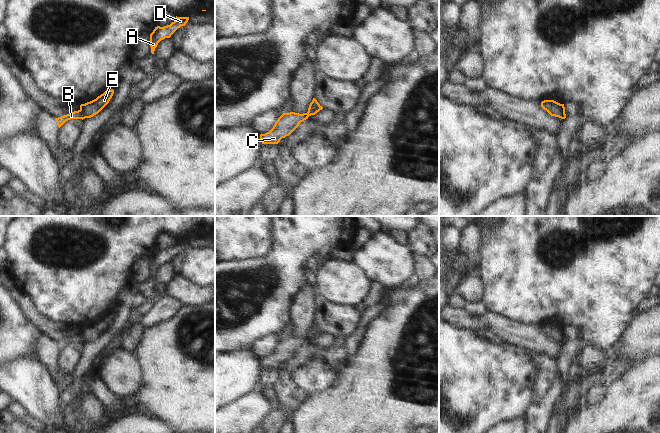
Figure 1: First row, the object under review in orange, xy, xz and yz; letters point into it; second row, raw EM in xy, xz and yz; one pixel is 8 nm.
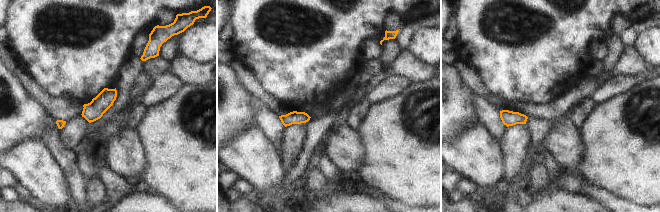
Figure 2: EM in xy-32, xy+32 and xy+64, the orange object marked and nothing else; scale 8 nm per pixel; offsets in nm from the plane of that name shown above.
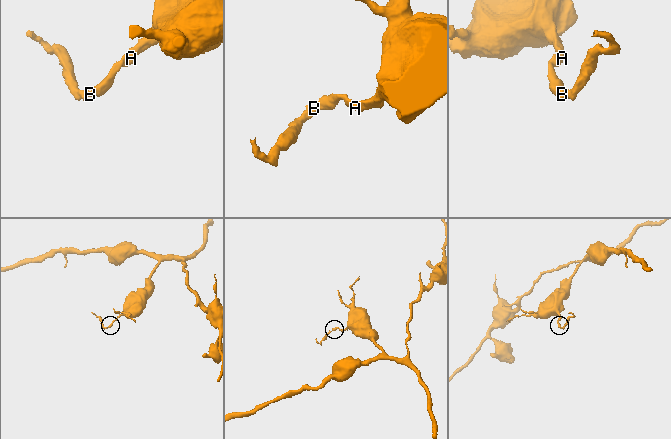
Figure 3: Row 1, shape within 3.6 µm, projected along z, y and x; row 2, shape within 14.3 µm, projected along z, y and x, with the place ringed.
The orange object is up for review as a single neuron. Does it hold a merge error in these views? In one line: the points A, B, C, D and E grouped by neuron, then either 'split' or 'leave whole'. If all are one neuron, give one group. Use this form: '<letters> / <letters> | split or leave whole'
A D E / B C | split

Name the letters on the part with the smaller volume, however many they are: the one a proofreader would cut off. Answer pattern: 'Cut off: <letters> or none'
Cut off: B, C

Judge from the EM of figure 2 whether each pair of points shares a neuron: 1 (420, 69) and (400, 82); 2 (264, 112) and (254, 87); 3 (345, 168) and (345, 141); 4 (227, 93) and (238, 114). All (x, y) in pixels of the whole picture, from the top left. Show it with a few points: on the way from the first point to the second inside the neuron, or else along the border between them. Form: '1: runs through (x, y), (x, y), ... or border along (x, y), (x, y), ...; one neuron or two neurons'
1: border along (388, 73), (394, 76), (405, 77), (410, 82); two neurons
2: border along (256, 98), (278, 117); two neurons
3: runs through (345, 161), (345, 148); one neuron
4: runs through (227, 98), (227, 103), (233, 109); one neuron

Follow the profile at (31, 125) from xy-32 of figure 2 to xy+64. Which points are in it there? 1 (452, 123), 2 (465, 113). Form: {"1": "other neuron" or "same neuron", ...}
{"1": "same neuron", "2": "same neuron"}

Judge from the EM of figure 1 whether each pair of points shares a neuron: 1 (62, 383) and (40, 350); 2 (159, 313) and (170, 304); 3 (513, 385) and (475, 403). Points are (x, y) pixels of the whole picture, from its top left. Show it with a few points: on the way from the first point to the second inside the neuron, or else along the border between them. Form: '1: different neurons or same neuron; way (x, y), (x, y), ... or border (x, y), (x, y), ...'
1: same neuron; way (56, 375), (48, 358)
2: same neuron; way (162, 310), (167, 306)
3: same neuron; way (504, 385), (493, 385), (484, 394)

